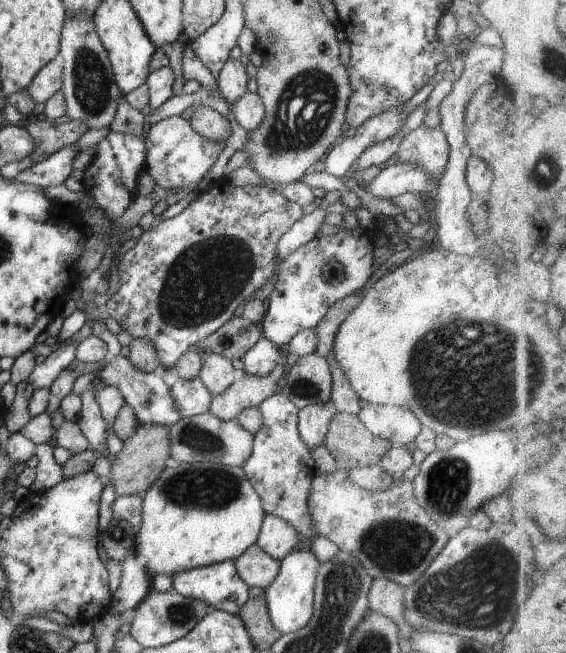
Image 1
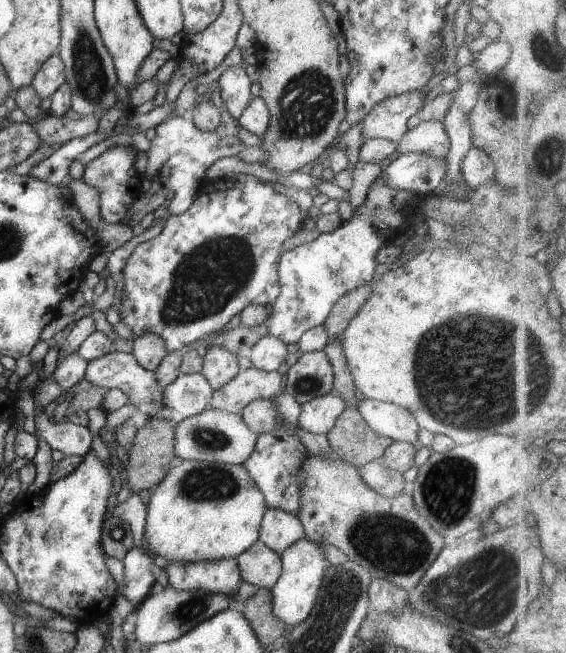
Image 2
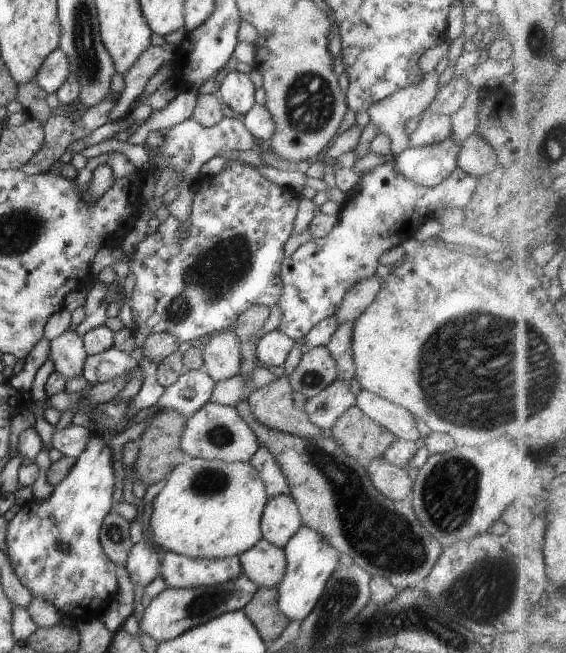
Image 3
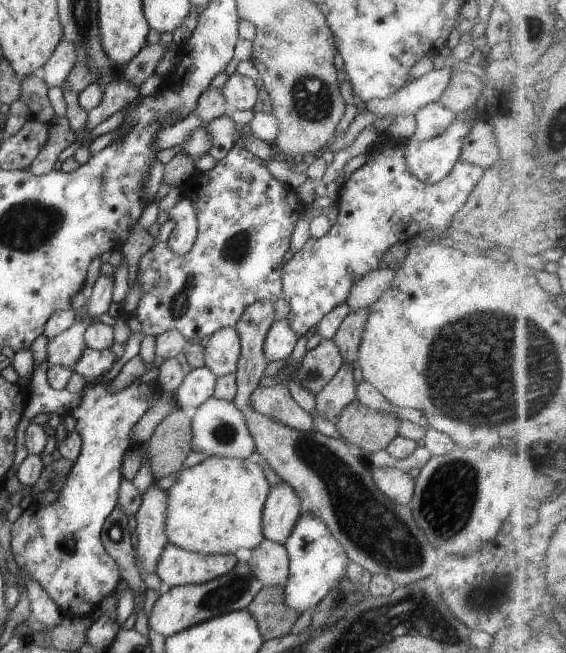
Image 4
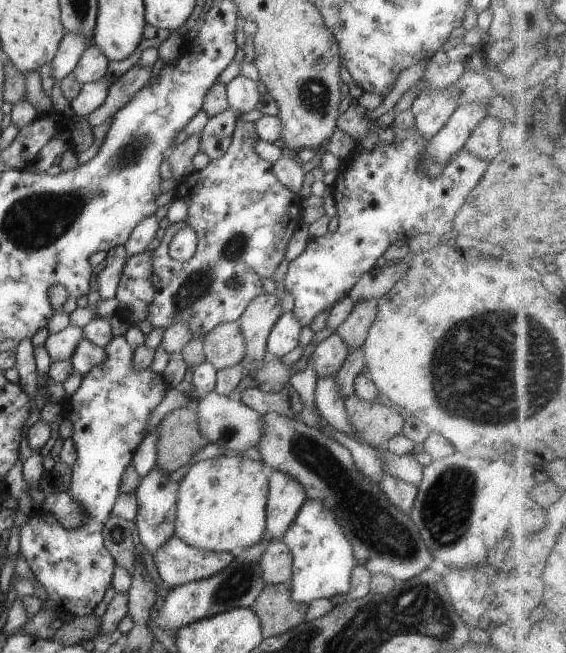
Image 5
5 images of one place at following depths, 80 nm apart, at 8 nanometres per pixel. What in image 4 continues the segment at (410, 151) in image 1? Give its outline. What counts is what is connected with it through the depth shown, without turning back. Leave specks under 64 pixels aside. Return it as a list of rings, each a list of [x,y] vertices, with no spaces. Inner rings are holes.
[[[438,101],[421,106],[411,116],[411,120],[415,117],[415,131],[409,141],[424,142],[443,134],[447,126],[455,120],[455,116],[451,110],[443,108]]]

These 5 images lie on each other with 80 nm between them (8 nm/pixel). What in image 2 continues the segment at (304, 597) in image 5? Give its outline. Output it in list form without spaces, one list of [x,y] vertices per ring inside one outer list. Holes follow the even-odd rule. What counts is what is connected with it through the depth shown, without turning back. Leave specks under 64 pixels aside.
[[[306,536],[289,544],[280,555],[281,574],[269,592],[271,592],[272,614],[277,618],[277,622],[283,622],[284,628],[291,629],[309,616],[309,612],[314,606],[317,588],[321,584],[323,568],[332,564],[326,559],[326,555],[322,551],[322,544],[311,542],[311,540],[307,540]]]

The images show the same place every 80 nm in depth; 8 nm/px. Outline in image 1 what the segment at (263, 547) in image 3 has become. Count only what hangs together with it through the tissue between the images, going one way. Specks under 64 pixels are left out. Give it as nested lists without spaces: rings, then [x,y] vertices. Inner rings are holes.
[[[255,543],[232,560],[236,573],[248,587],[259,587],[262,591],[278,575],[280,562],[265,554]]]

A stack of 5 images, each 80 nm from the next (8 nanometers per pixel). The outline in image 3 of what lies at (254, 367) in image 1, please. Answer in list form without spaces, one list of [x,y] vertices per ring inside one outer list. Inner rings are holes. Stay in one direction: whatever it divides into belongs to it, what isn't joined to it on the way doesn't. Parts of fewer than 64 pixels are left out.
[[[273,330],[258,338],[253,356],[256,364],[261,368],[283,366],[284,360],[291,350],[294,341],[287,338],[283,332]]]

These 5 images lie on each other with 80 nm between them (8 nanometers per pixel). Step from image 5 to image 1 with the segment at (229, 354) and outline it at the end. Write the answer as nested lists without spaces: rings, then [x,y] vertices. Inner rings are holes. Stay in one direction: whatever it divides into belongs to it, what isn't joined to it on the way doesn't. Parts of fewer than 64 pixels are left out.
[[[217,353],[203,356],[198,377],[212,394],[212,398],[223,392],[234,381],[236,376],[237,370],[233,369],[228,358]]]

